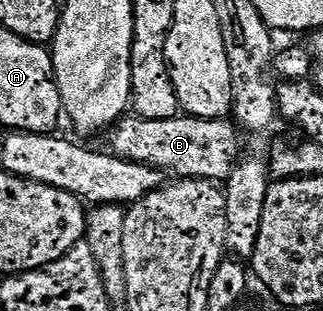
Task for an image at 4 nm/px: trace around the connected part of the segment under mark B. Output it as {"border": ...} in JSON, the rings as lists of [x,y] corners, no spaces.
{"border":[[[128,114],[116,121],[106,139],[112,143],[111,155],[120,160],[145,164],[165,174],[173,172],[176,178],[224,182],[229,176],[231,160],[240,152],[236,132],[237,125],[228,118],[207,120],[177,114],[168,120],[144,120],[141,116]]]}

